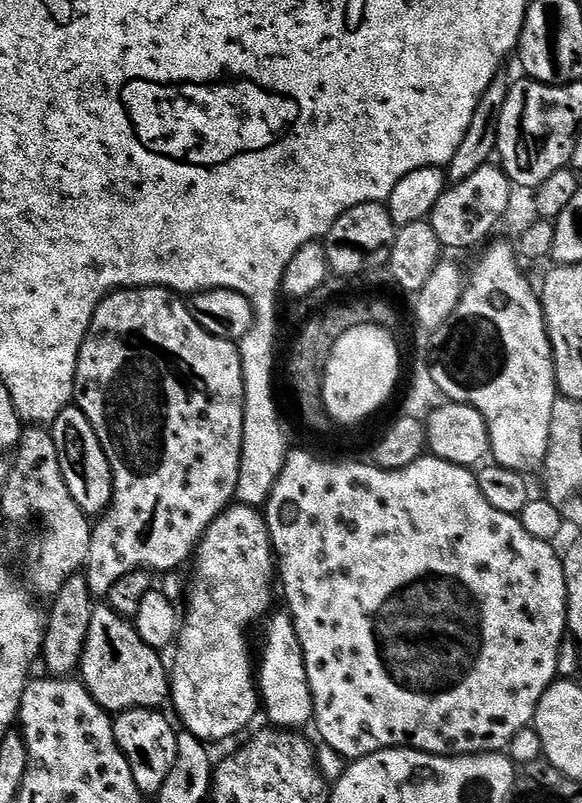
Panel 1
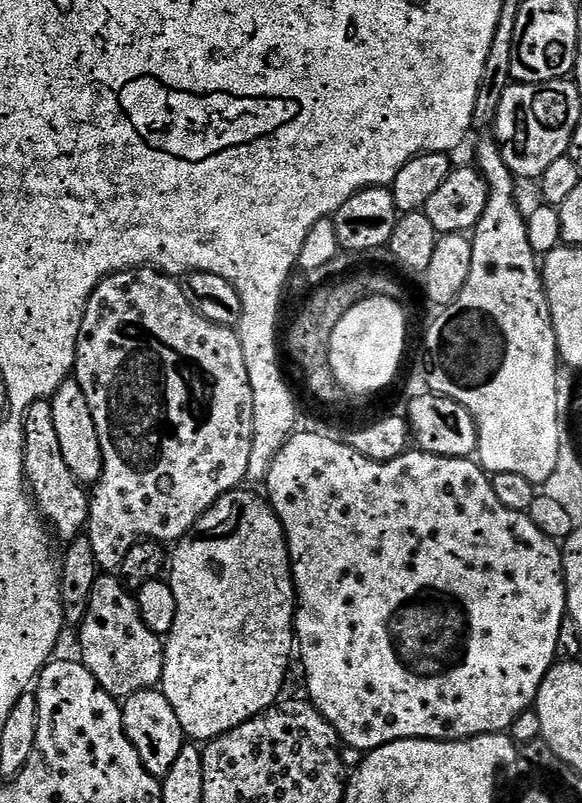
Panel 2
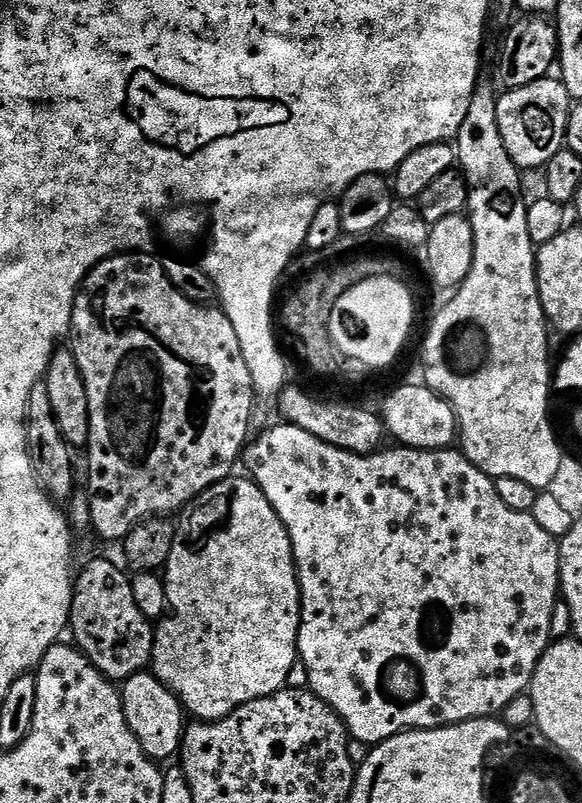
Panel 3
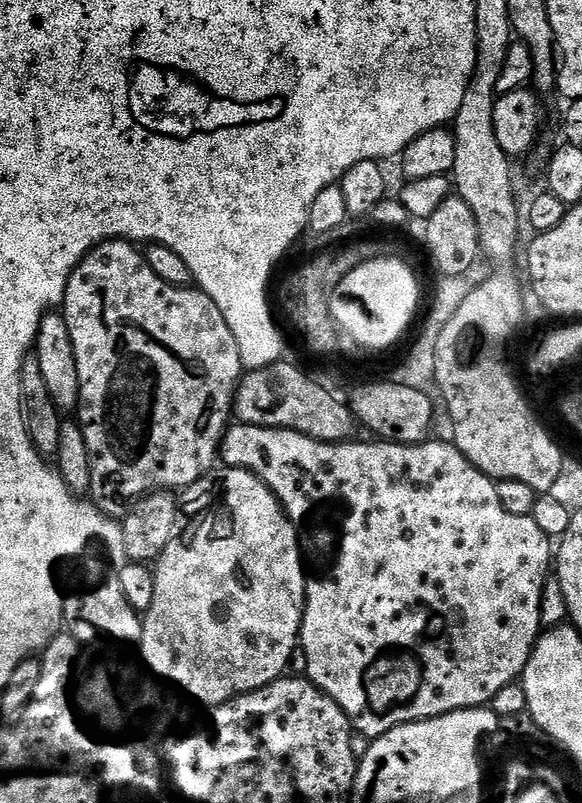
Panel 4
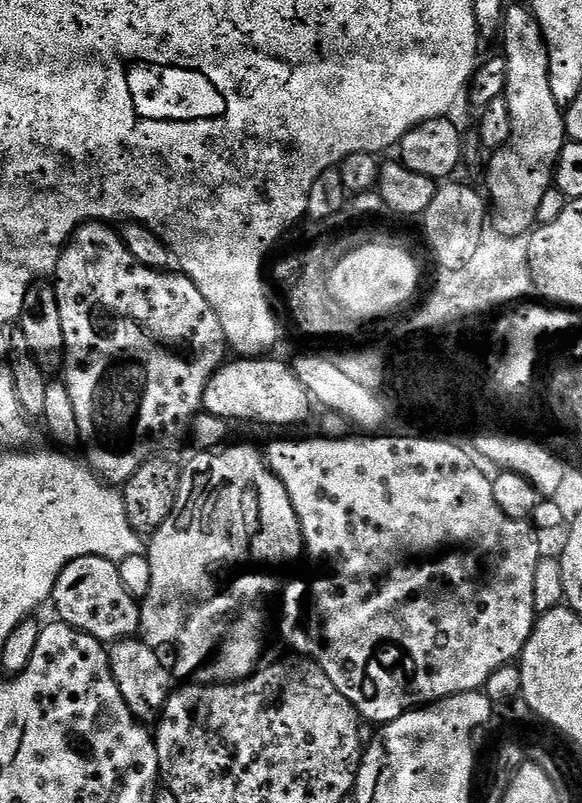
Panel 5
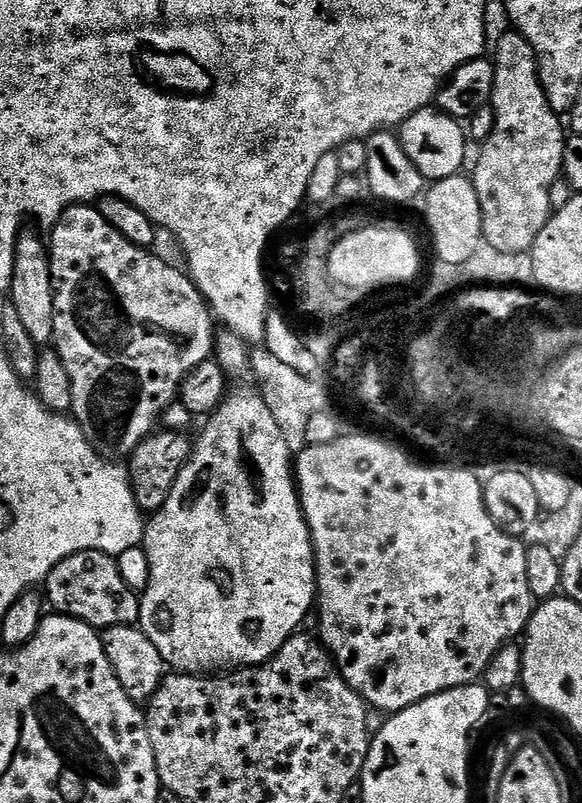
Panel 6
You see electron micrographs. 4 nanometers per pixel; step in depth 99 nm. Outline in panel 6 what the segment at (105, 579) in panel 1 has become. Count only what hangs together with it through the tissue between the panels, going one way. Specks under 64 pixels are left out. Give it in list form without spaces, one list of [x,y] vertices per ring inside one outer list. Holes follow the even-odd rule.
[[[87,203],[75,204],[73,208],[67,208],[58,223],[51,225],[52,244],[47,245],[46,251],[50,262],[50,274],[52,275],[52,289],[54,290],[54,334],[52,344],[54,350],[62,358],[62,366],[66,366],[66,374],[70,374],[70,390],[74,390],[74,402],[71,415],[74,417],[80,429],[86,434],[86,438],[94,446],[99,456],[117,462],[131,456],[133,450],[147,436],[152,435],[154,429],[161,423],[164,411],[170,407],[180,395],[180,383],[202,362],[206,362],[214,352],[214,317],[210,311],[210,305],[204,296],[196,288],[187,271],[175,268],[156,256],[147,248],[126,242],[106,218],[102,218],[99,207],[89,206]]]

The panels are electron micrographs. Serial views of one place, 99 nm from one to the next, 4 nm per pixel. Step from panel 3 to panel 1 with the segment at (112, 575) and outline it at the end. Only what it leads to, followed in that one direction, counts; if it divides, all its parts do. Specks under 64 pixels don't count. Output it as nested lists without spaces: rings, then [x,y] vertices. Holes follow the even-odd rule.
[[[100,602],[92,609],[90,618],[90,630],[86,634],[86,646],[80,659],[78,669],[79,679],[88,687],[88,693],[102,706],[109,714],[119,714],[131,708],[155,708],[159,709],[160,704],[167,705],[170,700],[170,668],[159,651],[146,642],[138,634],[135,623],[131,619],[119,616],[107,603]]]

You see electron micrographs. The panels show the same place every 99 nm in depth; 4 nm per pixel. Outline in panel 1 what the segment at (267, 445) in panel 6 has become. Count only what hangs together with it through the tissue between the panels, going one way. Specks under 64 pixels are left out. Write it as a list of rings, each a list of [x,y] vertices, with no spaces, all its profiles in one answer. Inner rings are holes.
[[[233,502],[210,522],[196,545],[196,581],[188,596],[188,612],[183,613],[180,634],[174,645],[176,661],[170,664],[170,704],[180,715],[179,723],[202,741],[228,740],[236,736],[262,708],[258,687],[258,668],[248,645],[248,631],[255,620],[263,621],[272,604],[272,584],[278,580],[278,561],[274,555],[268,521],[259,507]]]

